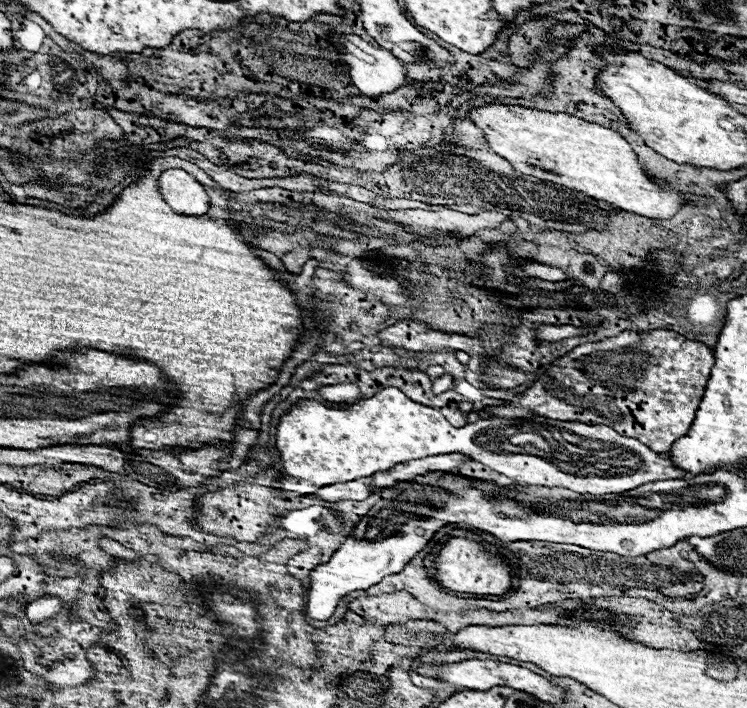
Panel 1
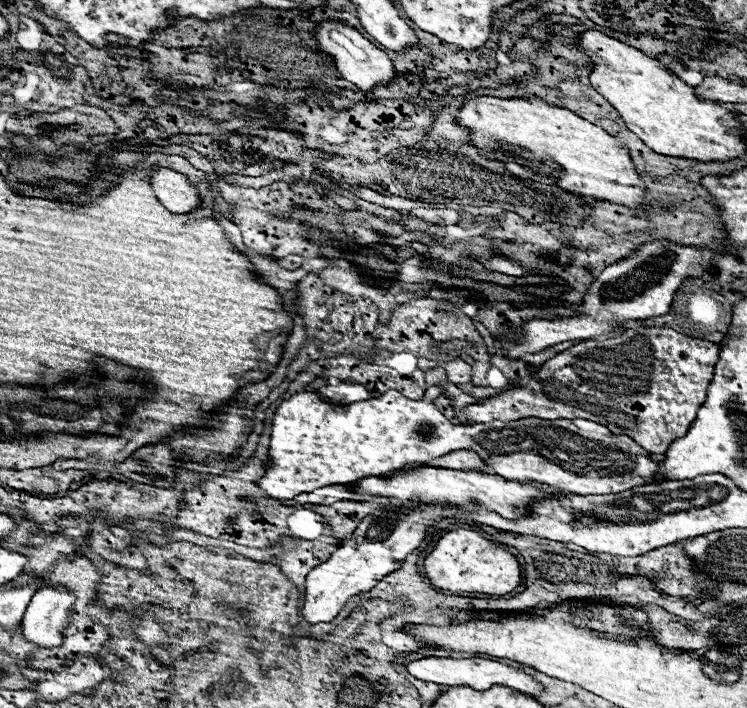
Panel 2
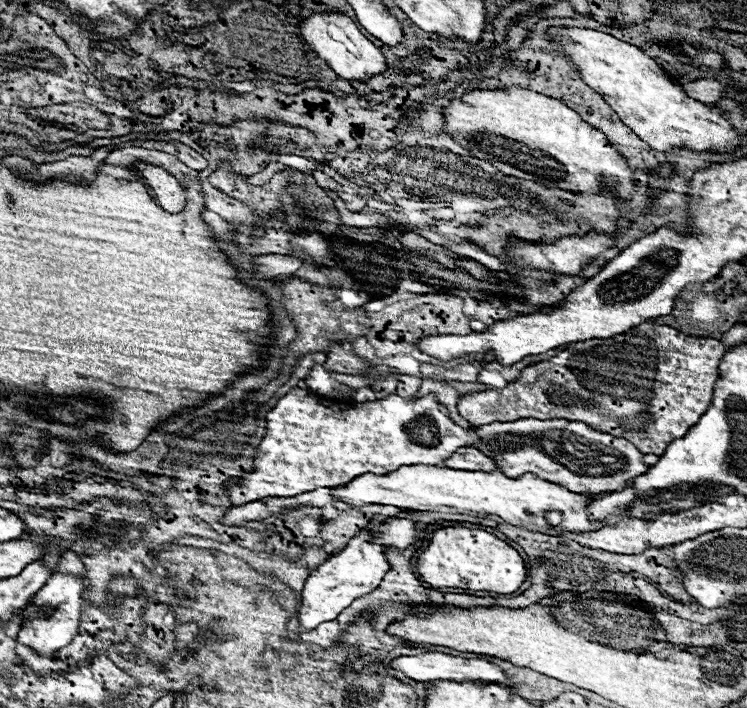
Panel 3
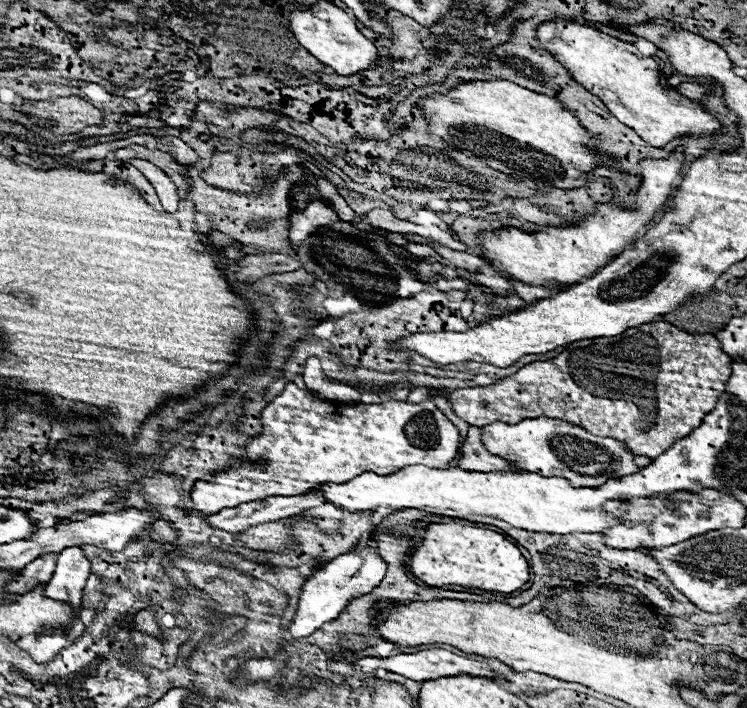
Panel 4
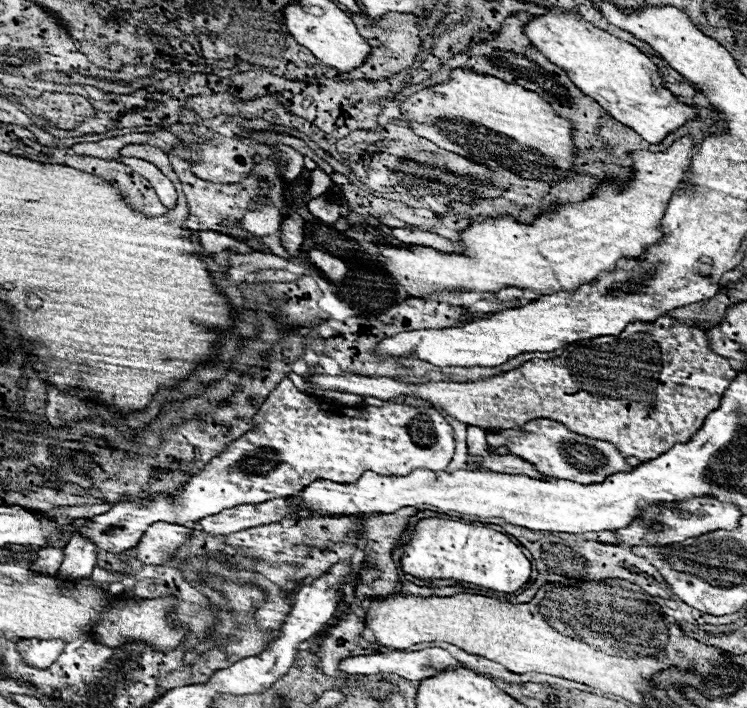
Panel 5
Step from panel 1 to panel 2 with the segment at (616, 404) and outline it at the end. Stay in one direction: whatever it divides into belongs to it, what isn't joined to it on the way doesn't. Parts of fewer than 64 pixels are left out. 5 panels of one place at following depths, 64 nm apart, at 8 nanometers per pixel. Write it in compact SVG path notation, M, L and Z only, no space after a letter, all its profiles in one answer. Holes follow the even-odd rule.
M638 328L626 330L614 338L596 342L584 340L574 344L572 348L560 352L552 360L548 360L526 384L526 388L512 388L500 396L488 398L484 404L466 406L462 412L472 422L512 422L520 418L542 418L542 420L558 420L558 418L584 418L592 422L604 422L614 434L624 434L636 440L650 454L664 454L668 446L684 436L690 424L696 420L696 414L706 398L706 388L714 374L714 364L718 360L720 346L708 340L698 340L684 336L672 328Z

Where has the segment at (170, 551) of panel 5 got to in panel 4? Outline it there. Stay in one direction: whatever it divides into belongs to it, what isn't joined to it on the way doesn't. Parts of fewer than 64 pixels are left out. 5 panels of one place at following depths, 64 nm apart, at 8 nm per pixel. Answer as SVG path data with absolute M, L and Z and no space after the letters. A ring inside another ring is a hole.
M164 520L154 522L154 530L152 530L152 534L158 536L158 538L162 538L162 540L166 540L166 542L174 542L174 540L176 540L176 532L174 532Z

